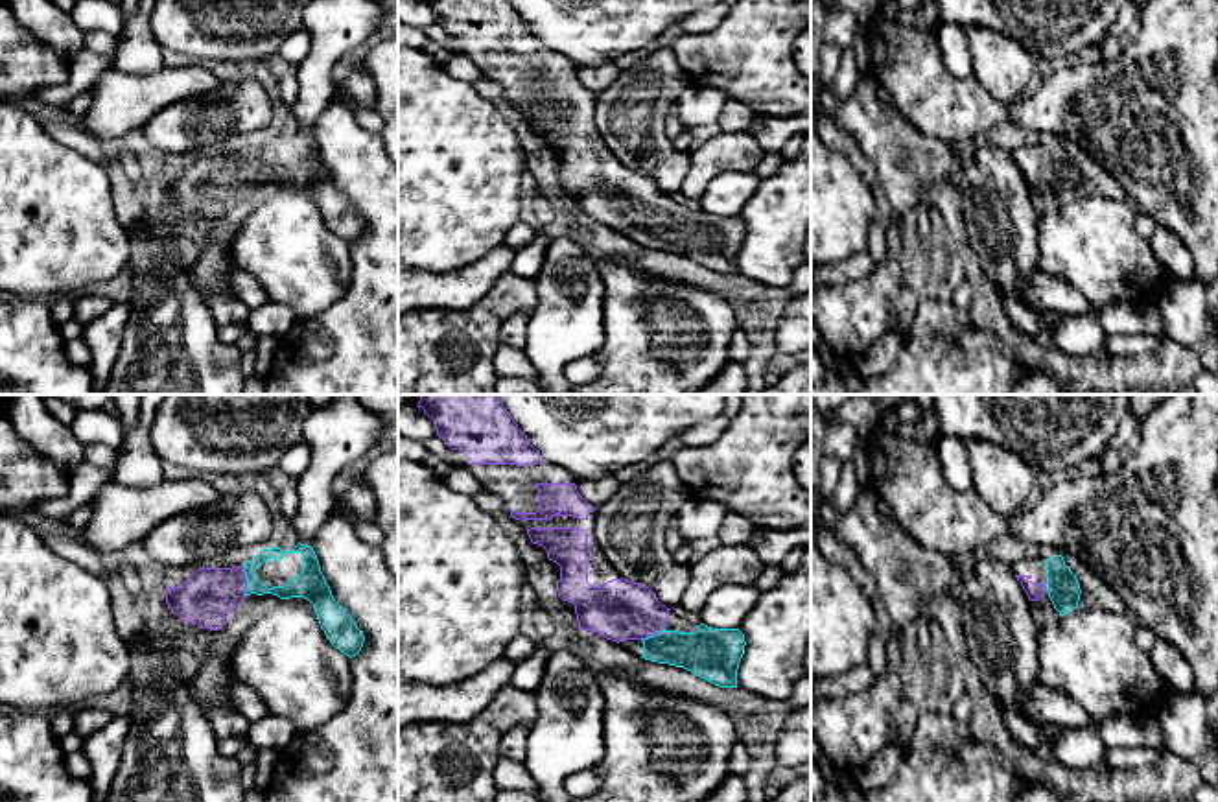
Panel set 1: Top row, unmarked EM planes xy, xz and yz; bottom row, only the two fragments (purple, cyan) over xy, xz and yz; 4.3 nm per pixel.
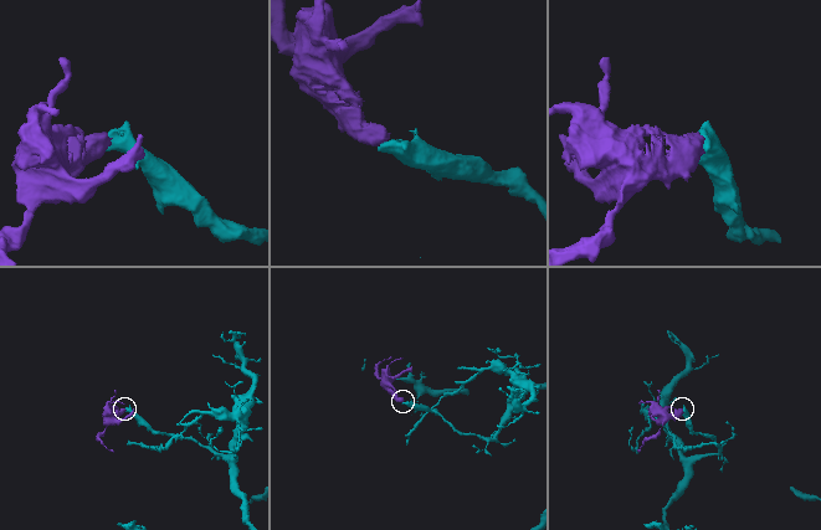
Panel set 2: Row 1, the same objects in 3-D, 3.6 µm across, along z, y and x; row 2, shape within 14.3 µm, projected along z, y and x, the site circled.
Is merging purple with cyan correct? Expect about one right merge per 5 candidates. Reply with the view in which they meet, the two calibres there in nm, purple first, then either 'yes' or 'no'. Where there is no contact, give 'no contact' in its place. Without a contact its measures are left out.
meets purple in xy; 240 nm thick on the purple side, 100 nm on the other; yes

